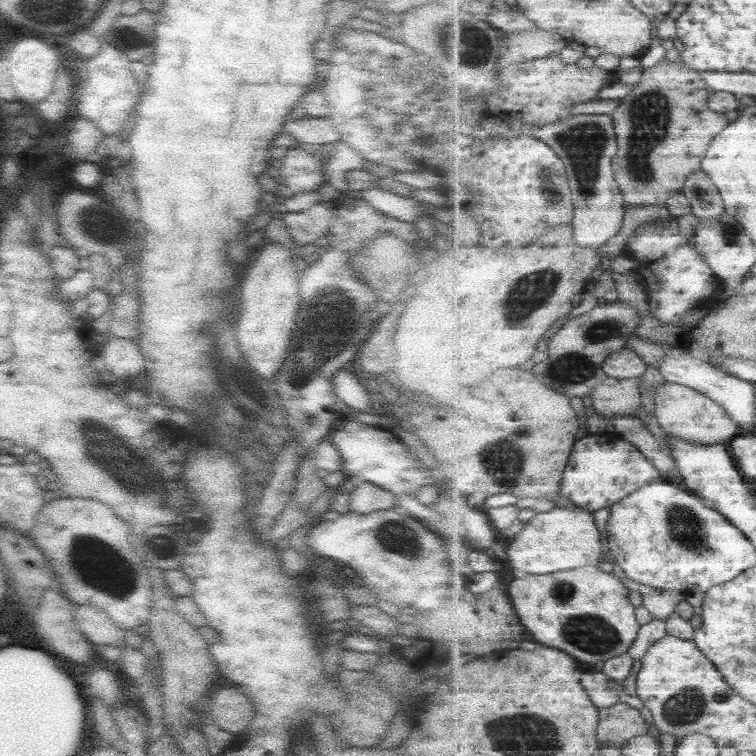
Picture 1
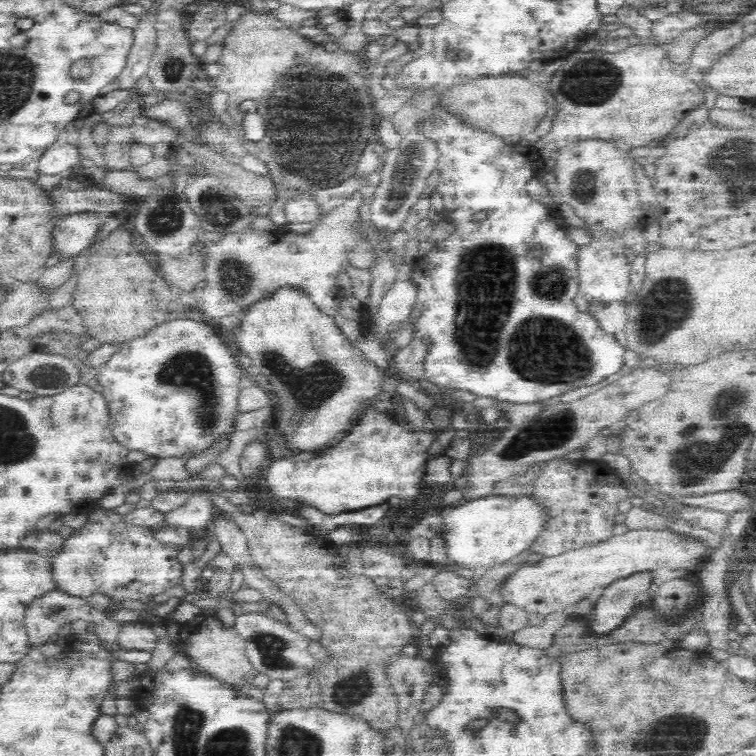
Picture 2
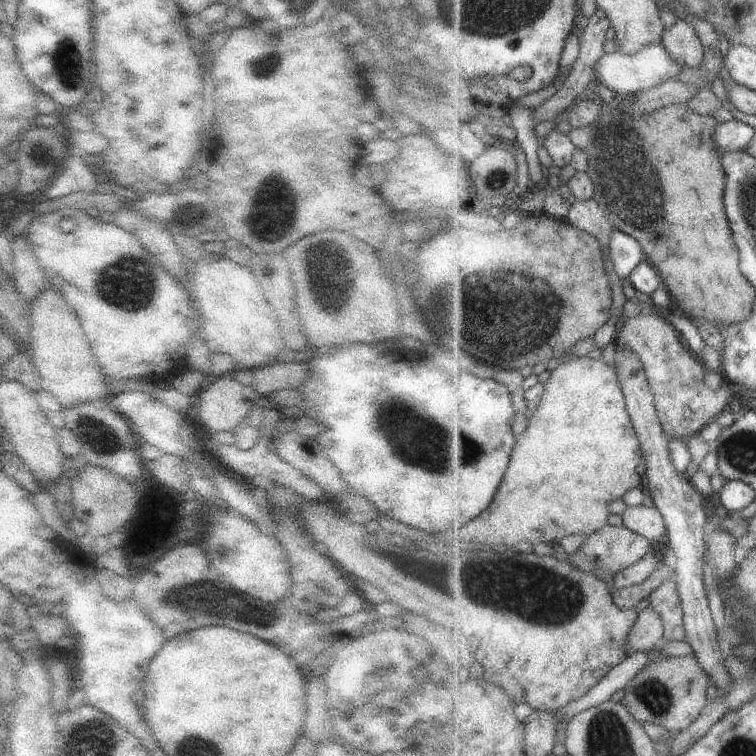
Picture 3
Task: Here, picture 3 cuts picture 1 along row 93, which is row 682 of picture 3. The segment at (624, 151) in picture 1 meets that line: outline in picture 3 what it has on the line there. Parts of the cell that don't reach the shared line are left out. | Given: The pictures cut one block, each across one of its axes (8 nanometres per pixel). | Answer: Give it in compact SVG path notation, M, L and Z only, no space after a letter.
M693 652L685 656L661 657L635 674L635 678L623 689L624 696L620 702L637 722L650 722L680 733L704 713L712 697L713 685Z

